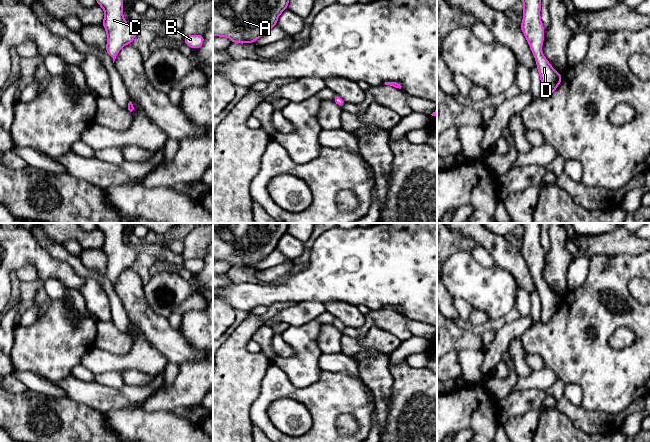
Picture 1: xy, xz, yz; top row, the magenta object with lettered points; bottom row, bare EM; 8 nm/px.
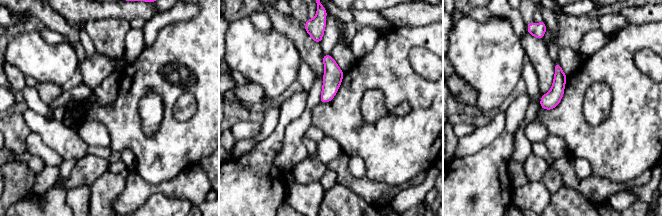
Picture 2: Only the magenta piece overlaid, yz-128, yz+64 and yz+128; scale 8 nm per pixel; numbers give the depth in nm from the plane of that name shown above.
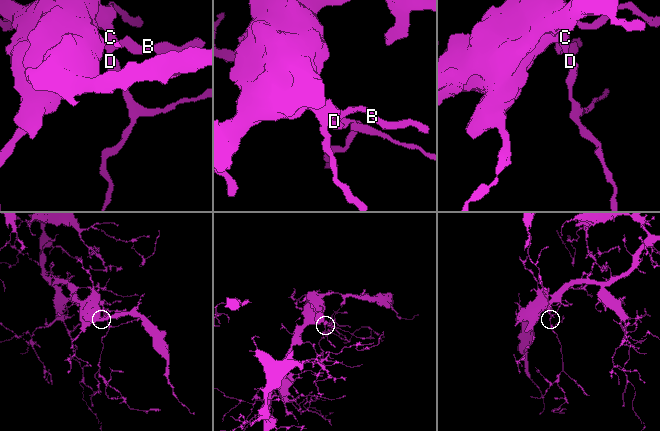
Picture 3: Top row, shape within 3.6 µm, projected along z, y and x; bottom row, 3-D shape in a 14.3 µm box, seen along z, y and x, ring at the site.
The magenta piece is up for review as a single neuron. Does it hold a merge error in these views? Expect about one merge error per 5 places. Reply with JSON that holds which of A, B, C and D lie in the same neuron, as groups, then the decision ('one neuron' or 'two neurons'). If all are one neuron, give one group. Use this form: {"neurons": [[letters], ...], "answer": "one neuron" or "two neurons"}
{"neurons": [["A", "B", "C", "D"]], "answer": "one neuron"}

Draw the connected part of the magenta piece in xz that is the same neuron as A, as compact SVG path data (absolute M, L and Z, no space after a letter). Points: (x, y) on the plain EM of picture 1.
M213 223L213 260L229 261L232 267L254 267L254 265L277 249L278 241L287 233L290 223Z

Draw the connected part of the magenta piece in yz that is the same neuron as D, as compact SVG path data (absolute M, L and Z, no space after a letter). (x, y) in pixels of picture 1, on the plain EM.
M520 223L524 228L523 245L519 250L535 281L539 300L541 302L541 321L548 322L562 305L558 297L542 277L544 265L544 250L540 242L540 223Z

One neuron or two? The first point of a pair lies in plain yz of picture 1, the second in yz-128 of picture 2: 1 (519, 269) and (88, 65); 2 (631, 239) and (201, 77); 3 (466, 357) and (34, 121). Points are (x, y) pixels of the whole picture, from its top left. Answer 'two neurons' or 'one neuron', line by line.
1: two neurons
2: two neurons
3: two neurons

